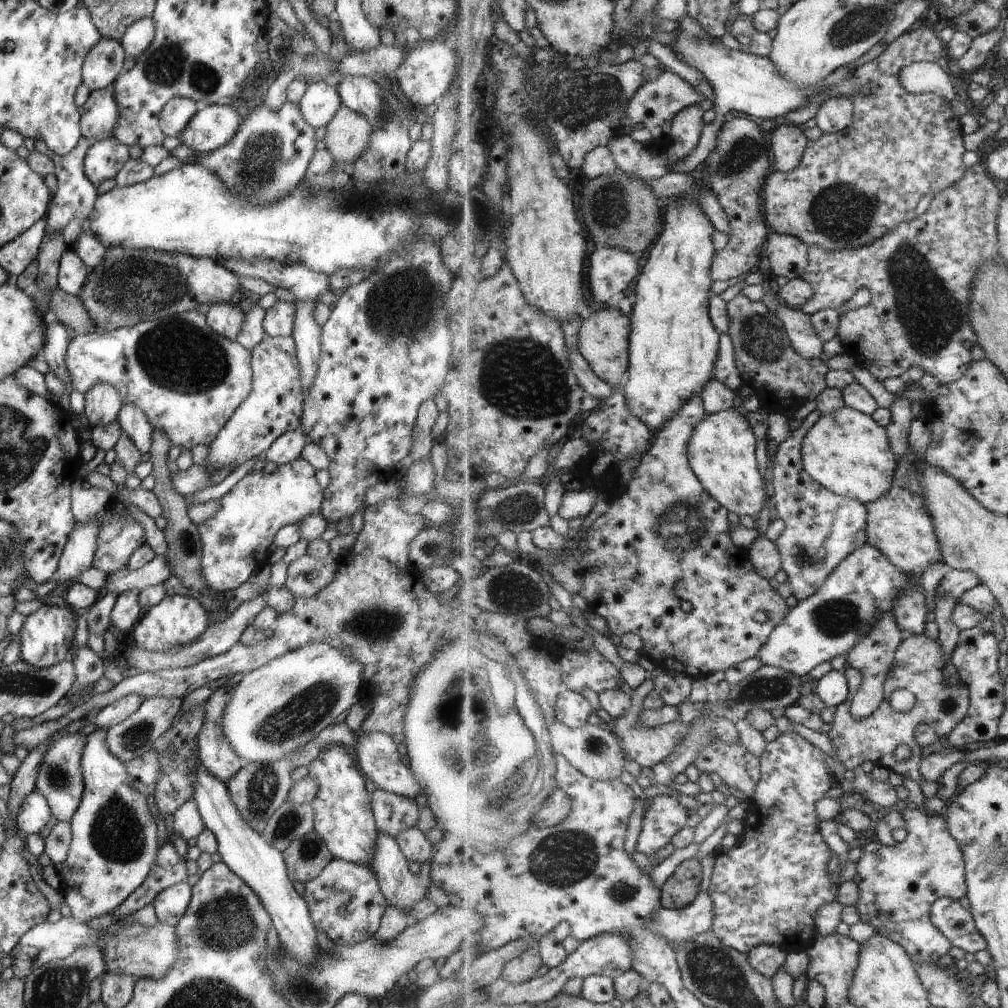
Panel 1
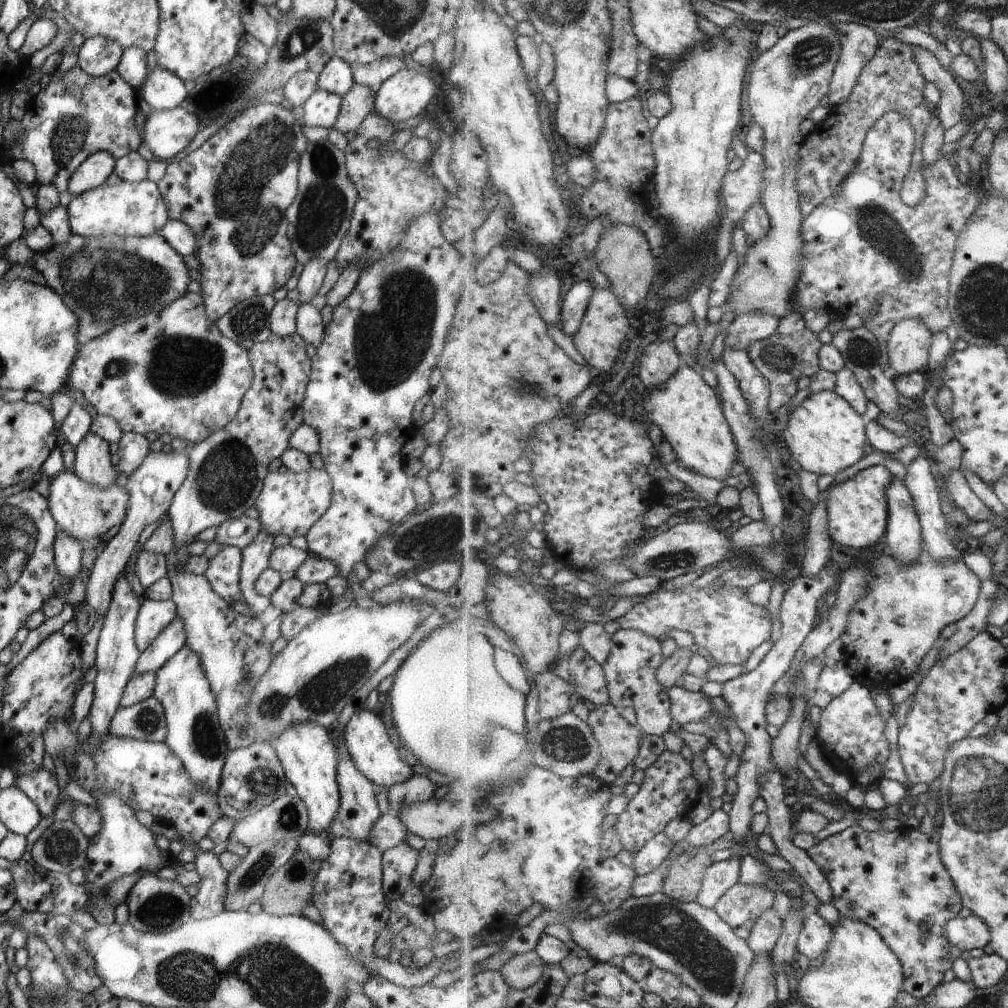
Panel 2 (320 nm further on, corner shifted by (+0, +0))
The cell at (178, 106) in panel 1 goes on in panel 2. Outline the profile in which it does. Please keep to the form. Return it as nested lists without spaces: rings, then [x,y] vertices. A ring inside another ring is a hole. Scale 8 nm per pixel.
[[[156,66],[147,72],[138,97],[142,97],[153,111],[167,110],[178,106],[187,96],[188,87],[177,74]]]

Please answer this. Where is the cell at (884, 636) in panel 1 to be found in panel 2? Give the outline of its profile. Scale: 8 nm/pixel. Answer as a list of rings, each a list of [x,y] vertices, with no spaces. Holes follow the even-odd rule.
[[[884,553],[875,560],[869,560],[864,567],[868,570],[866,577],[870,582],[870,591],[852,608],[848,629],[840,639],[845,645],[845,659],[857,674],[857,682],[873,692],[897,686],[919,670],[929,650],[941,642],[943,626],[957,624],[972,613],[981,596],[982,580],[979,580],[976,571],[966,565],[964,557],[938,561],[926,556],[914,565],[902,565],[891,554]]]

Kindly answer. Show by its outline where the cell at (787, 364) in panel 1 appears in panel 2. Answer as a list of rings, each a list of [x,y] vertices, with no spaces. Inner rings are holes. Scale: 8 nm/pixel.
[[[793,310],[780,320],[779,328],[773,336],[764,341],[757,341],[748,350],[753,364],[764,374],[770,384],[770,410],[779,410],[785,404],[791,404],[793,396],[799,392],[797,384],[803,376],[811,377],[819,372],[820,350],[824,344],[809,330],[801,310]]]

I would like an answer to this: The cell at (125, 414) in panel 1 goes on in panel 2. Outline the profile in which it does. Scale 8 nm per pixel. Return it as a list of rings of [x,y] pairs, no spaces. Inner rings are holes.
[[[122,433],[117,444],[118,463],[115,469],[119,473],[123,472],[127,477],[140,466],[141,461],[151,452],[147,440],[137,433]]]

